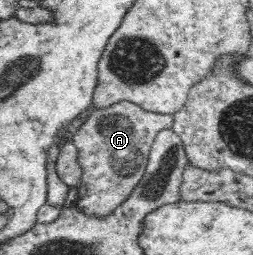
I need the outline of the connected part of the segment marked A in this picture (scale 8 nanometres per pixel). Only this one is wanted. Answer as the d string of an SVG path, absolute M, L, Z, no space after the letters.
M125 101L93 111L73 137L73 143L77 146L77 160L84 169L77 208L85 210L87 214L104 216L123 203L145 176L147 158L157 133L172 129L173 120L171 115L144 111Z

